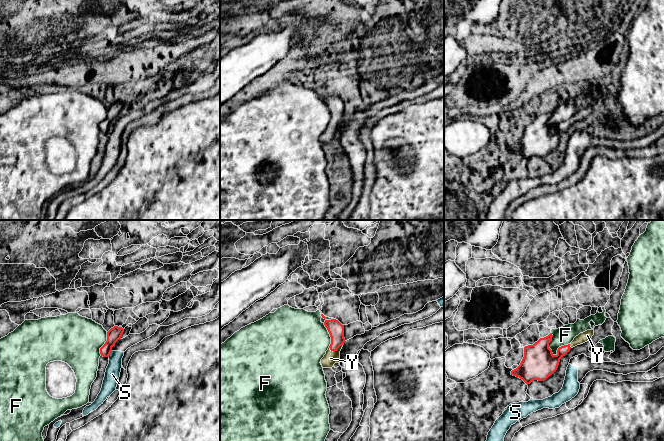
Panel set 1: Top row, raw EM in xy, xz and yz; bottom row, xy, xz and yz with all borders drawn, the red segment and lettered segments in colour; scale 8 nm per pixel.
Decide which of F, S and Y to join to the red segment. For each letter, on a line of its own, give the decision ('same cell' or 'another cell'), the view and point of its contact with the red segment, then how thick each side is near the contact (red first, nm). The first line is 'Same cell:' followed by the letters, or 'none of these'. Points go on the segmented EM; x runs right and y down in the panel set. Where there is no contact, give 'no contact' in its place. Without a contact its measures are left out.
Same cell: Y
F: another cell; meets red in yz at (548, 344); 260 nm thick on the red side, 150 nm on the other
S: another cell; meets red in xy at (110, 352); 110 nm thick on the red side, 120 nm on the other
Y: same cell; meets red in xz at (335, 350); 130 nm thick on the red side, 110 nm on the other

